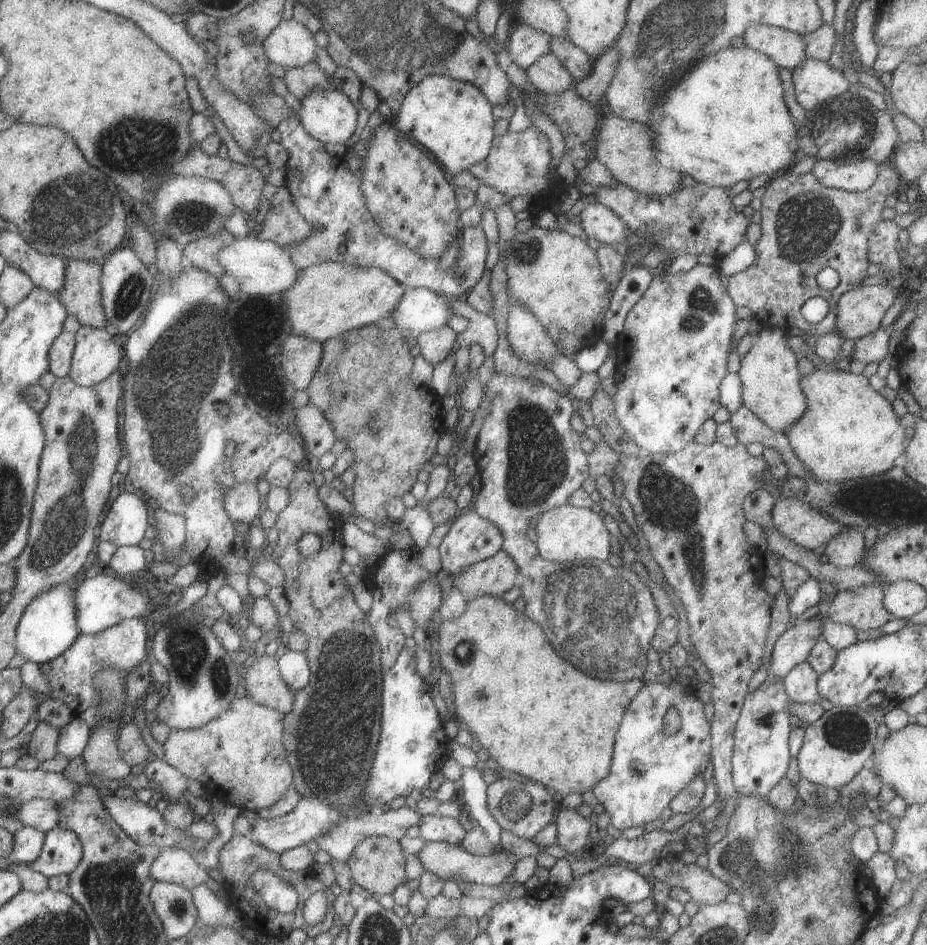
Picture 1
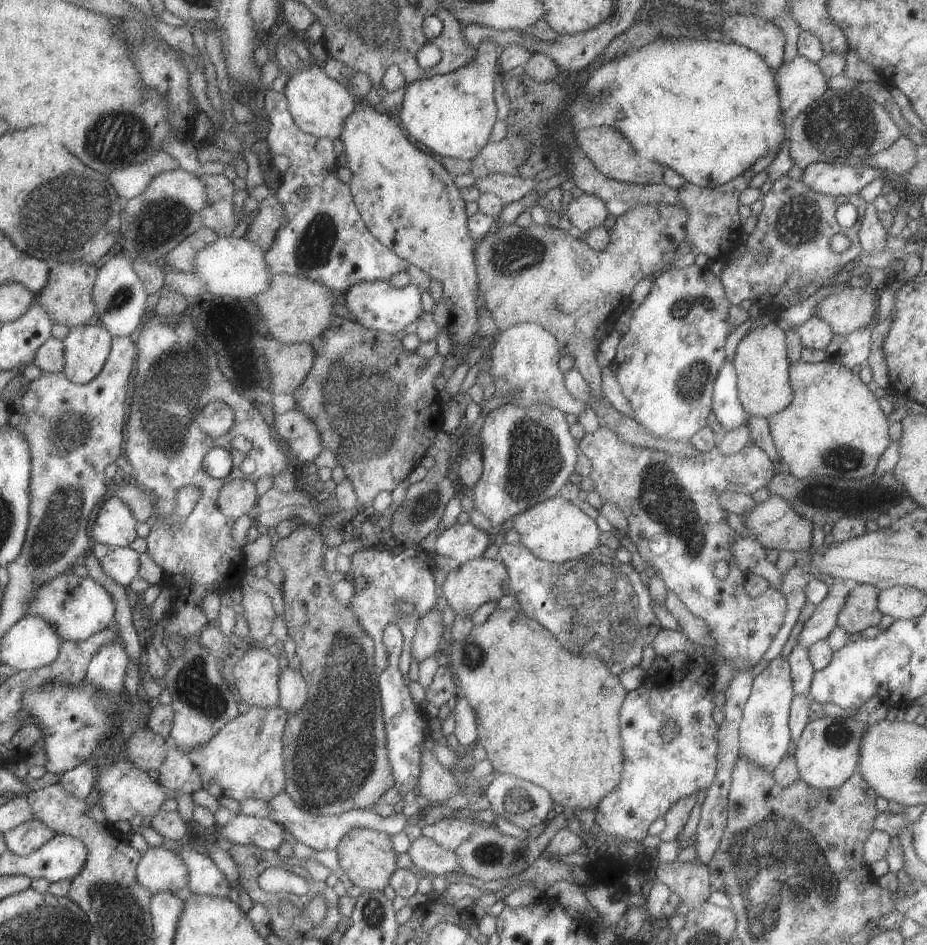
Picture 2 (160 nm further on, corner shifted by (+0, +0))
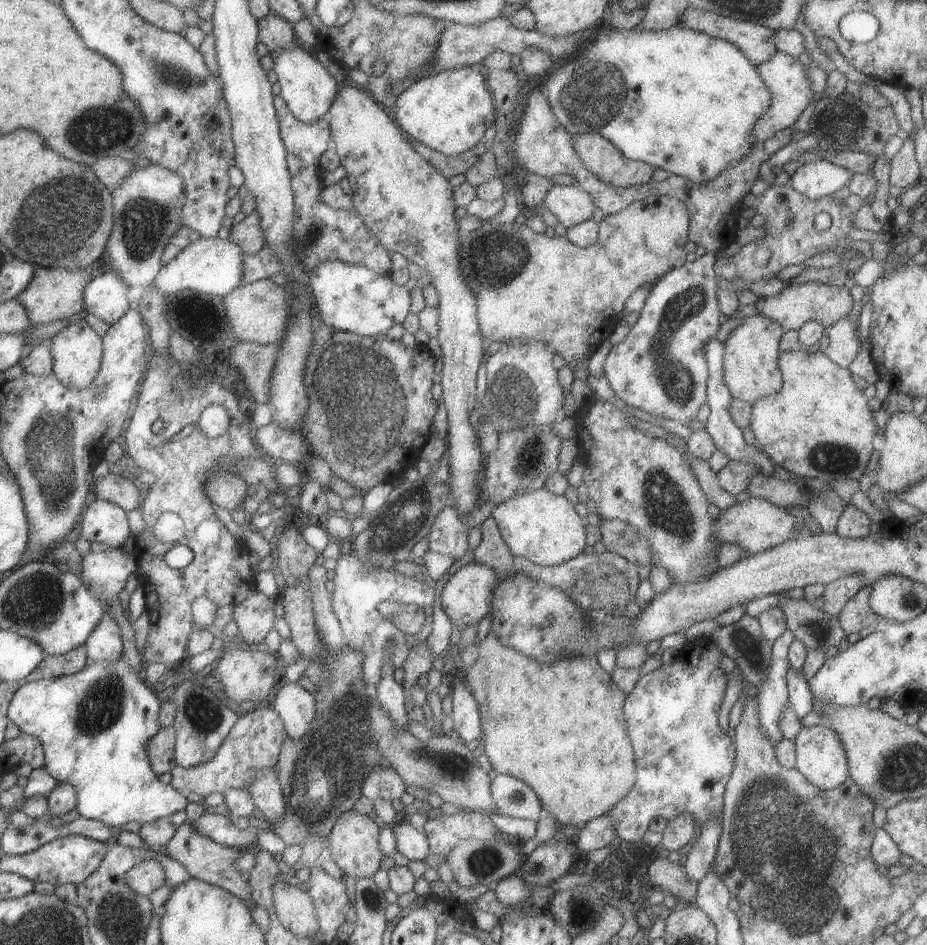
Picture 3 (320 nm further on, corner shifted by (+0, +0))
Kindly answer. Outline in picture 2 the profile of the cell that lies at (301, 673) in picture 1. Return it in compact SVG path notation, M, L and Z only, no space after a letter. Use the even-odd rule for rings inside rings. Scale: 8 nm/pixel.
M286 662L280 675L280 707L285 708L289 715L297 714L309 702L309 684L301 670L295 670Z

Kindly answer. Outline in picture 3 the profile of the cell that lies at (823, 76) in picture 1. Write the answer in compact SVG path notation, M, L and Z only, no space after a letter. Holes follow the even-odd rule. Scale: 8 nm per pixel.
M777 51L773 56L769 56L769 60L761 62L756 68L763 84L771 92L771 104L769 104L767 112L757 120L757 124L753 126L753 132L751 132L751 142L763 144L775 132L790 128L809 102L817 97L809 88L810 82L807 78L806 67L797 60L797 57L793 58L785 52Z

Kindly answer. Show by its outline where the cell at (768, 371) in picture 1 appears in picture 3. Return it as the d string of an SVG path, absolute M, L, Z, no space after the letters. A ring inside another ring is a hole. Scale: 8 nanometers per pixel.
M755 314L750 318L741 320L743 324L737 326L729 338L725 340L723 346L723 382L729 390L729 395L741 402L752 405L757 402L760 398L765 398L765 396L773 396L781 390L783 380L781 377L781 372L779 371L779 366L777 365L777 358L779 358L779 341L781 336L783 336L784 331L781 326L773 320L766 318L765 316Z

